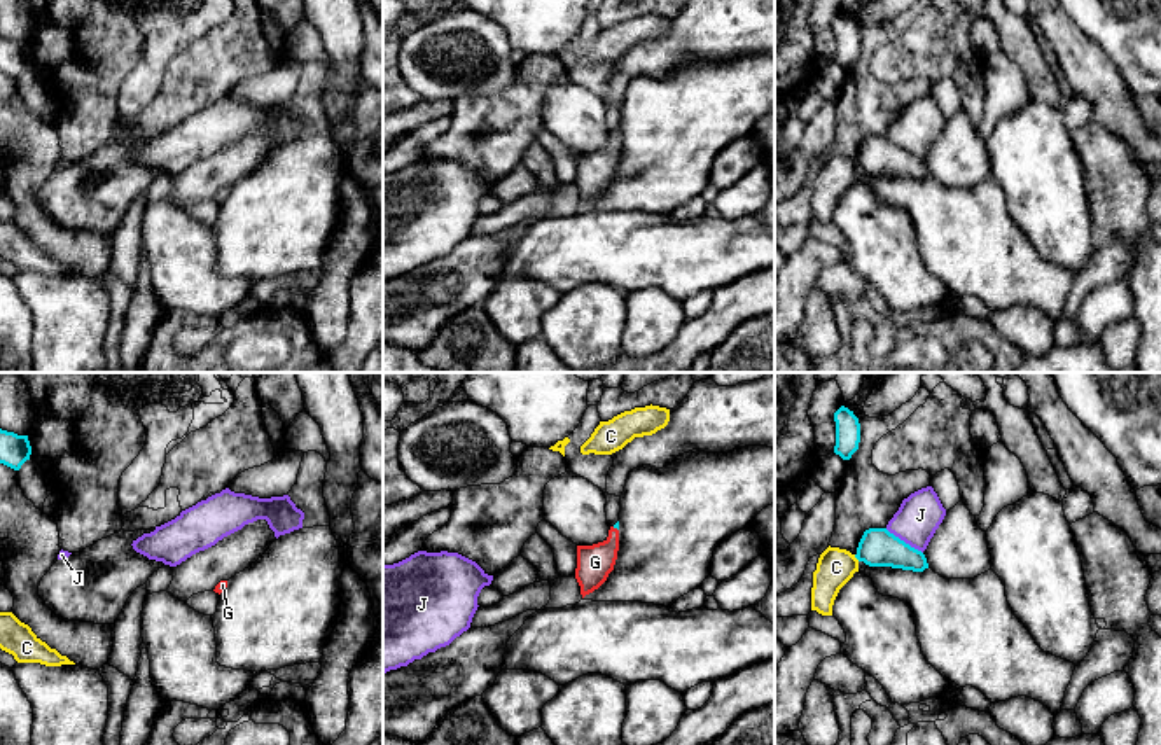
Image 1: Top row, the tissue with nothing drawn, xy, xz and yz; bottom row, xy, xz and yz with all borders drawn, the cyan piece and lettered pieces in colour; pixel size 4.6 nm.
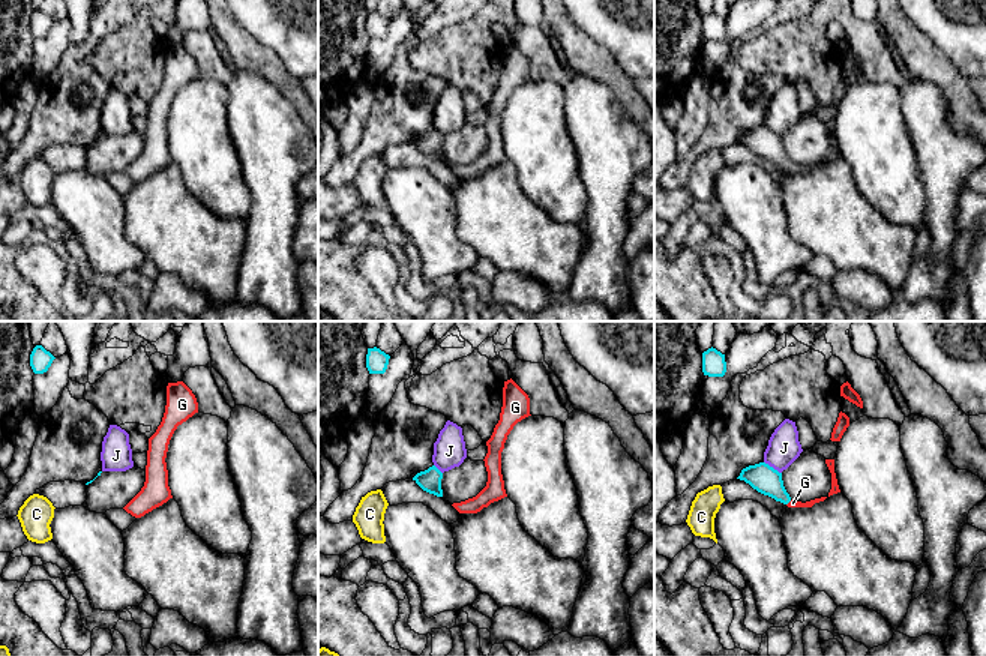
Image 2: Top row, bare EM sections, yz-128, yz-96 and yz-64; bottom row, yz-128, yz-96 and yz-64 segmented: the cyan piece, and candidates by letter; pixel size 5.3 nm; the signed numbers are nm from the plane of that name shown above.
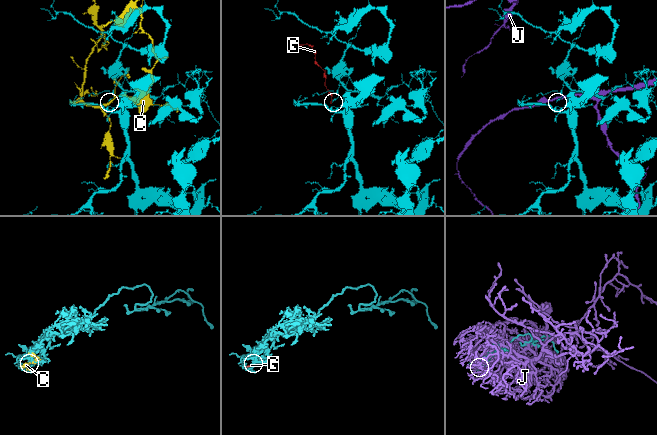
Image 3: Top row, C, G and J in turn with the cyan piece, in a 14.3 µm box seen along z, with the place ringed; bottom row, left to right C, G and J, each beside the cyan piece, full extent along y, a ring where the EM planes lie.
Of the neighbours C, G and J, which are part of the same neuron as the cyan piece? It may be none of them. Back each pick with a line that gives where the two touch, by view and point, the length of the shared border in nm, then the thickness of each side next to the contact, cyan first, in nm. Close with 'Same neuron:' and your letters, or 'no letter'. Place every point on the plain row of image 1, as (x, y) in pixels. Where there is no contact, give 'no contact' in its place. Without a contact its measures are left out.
G: meets cyan in xz at (616, 135); contact 40 nm long; 20 nm thick on the cyan side, 160 nm on the other
Same neuron: G

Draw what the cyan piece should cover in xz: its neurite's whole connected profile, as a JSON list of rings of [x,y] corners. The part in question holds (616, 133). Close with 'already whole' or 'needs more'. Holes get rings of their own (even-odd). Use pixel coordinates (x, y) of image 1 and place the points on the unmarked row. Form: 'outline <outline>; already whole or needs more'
outline [[[619,129],[610,135],[608,145],[593,154],[577,154],[575,187],[582,206],[598,198],[614,178],[619,159]]]; needs more

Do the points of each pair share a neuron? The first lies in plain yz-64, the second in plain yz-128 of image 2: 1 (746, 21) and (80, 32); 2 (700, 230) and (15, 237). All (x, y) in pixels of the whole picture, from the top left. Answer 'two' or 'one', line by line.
1: two
2: one

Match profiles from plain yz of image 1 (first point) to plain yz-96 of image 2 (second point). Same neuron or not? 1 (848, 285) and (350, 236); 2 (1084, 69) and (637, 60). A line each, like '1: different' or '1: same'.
1: same
2: different

